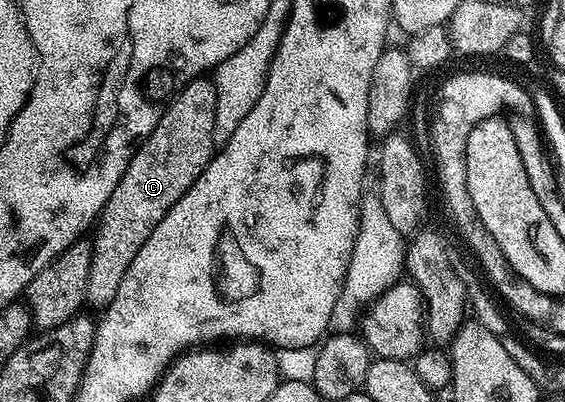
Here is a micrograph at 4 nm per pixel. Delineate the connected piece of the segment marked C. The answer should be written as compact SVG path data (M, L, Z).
M210 77L192 78L170 99L163 115L157 120L157 128L135 148L117 188L109 196L102 214L97 219L97 231L93 237L93 264L89 270L86 305L105 308L117 296L133 256L149 240L153 228L161 224L163 217L193 188L193 184L205 172L217 153L213 124L217 116L217 88Z

